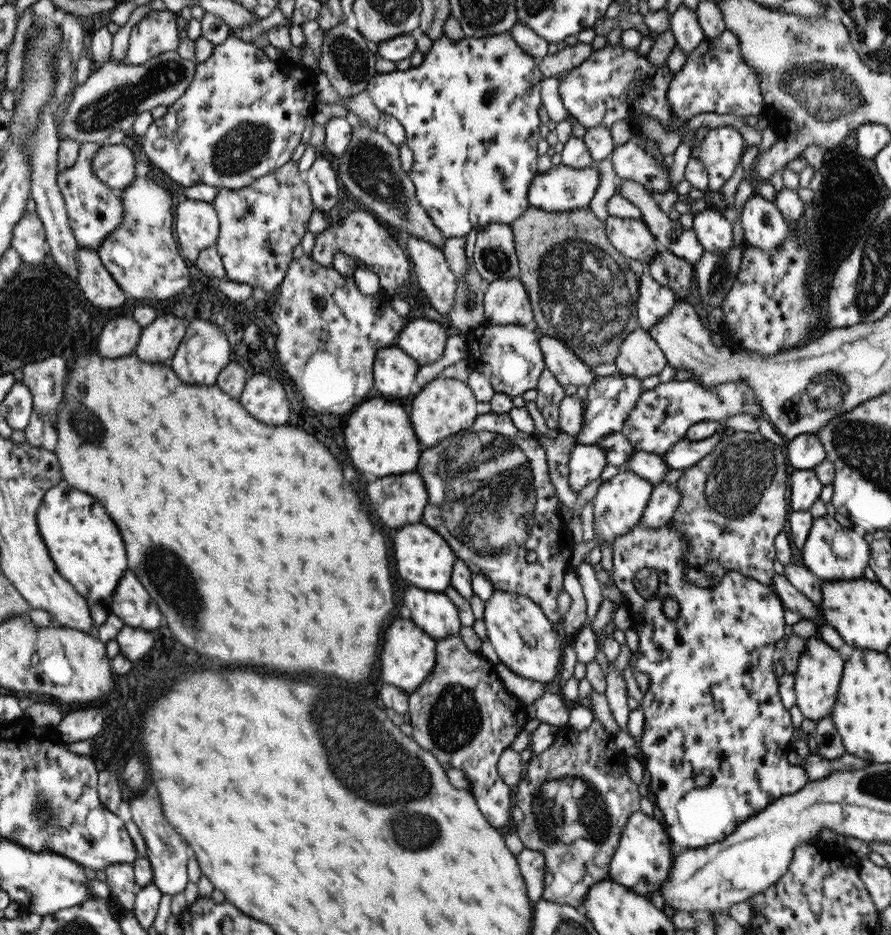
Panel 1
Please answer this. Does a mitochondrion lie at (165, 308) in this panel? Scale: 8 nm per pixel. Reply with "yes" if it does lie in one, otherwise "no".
no

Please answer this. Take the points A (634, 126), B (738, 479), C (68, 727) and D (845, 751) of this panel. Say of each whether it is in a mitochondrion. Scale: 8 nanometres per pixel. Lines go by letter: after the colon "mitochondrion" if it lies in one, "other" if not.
A: other
B: mitochondrion
C: other
D: other

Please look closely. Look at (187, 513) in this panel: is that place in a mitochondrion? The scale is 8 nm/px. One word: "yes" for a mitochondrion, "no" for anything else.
no

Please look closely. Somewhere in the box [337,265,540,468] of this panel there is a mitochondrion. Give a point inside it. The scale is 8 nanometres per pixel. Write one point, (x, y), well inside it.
(470, 291)

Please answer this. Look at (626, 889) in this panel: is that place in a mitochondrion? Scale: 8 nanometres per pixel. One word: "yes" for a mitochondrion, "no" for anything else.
no

